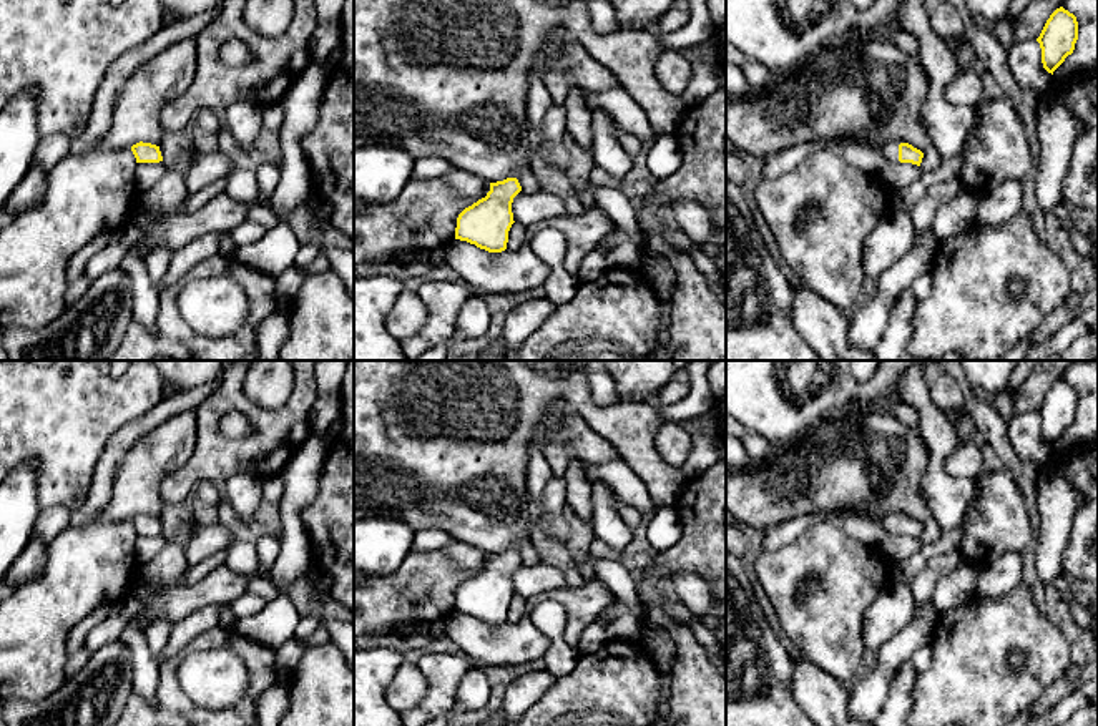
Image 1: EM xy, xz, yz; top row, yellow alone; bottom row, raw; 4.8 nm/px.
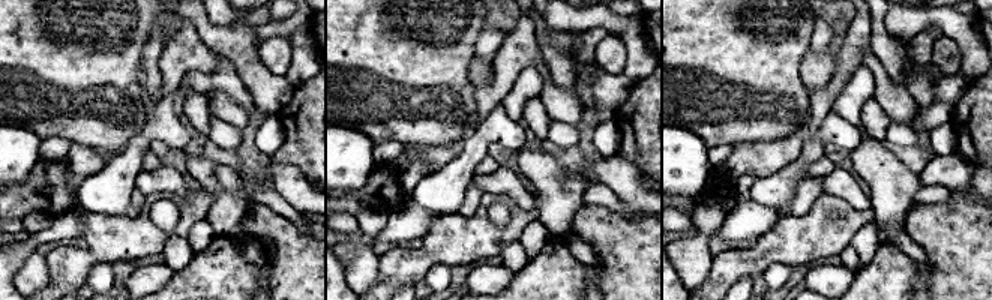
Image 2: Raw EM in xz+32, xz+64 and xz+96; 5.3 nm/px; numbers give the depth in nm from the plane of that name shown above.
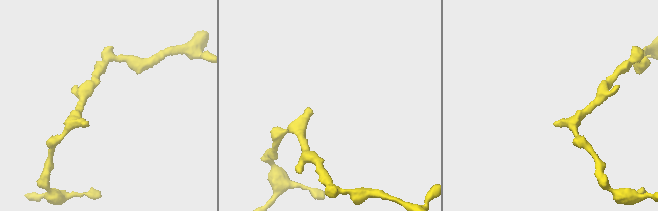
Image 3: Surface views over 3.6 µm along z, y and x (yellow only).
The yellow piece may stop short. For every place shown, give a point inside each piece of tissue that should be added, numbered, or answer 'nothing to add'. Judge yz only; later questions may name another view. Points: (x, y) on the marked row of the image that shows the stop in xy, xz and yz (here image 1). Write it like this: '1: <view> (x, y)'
1: yz (891, 150)

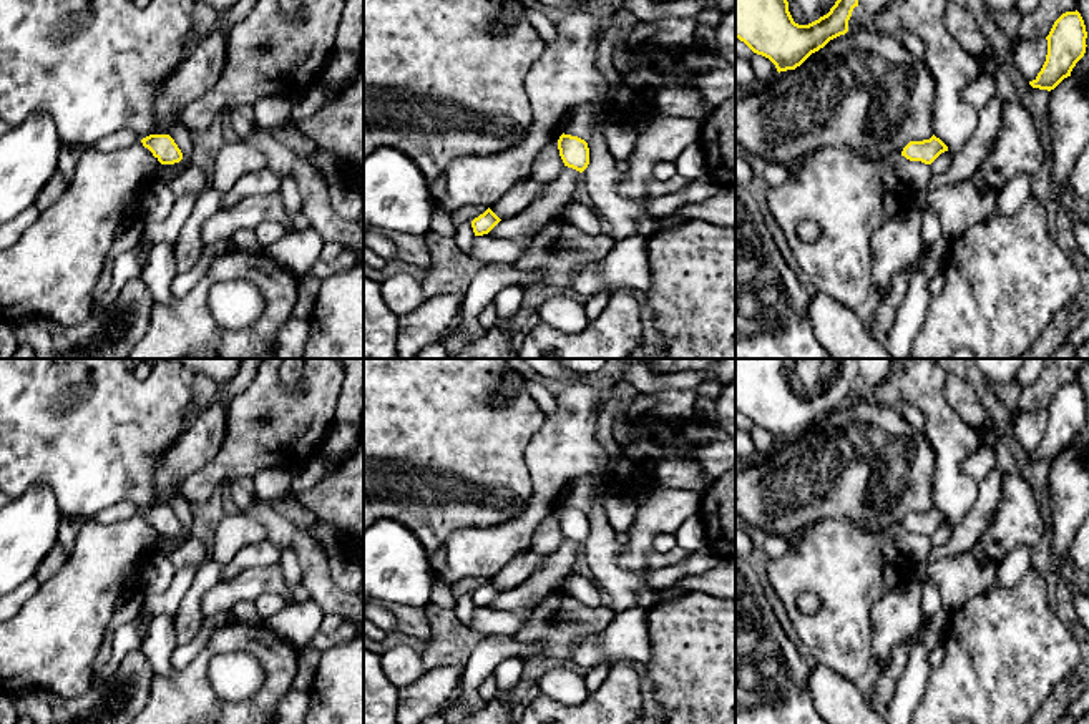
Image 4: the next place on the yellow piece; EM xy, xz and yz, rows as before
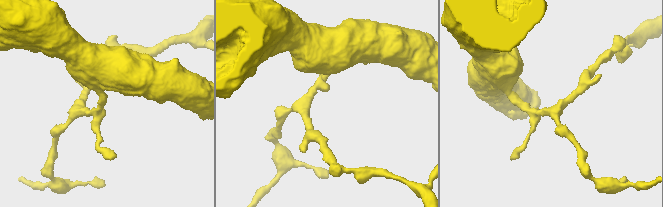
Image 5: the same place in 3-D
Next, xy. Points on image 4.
nothing to add

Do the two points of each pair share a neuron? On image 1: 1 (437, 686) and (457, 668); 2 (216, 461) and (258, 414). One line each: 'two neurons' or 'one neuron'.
1: one neuron
2: one neuron

